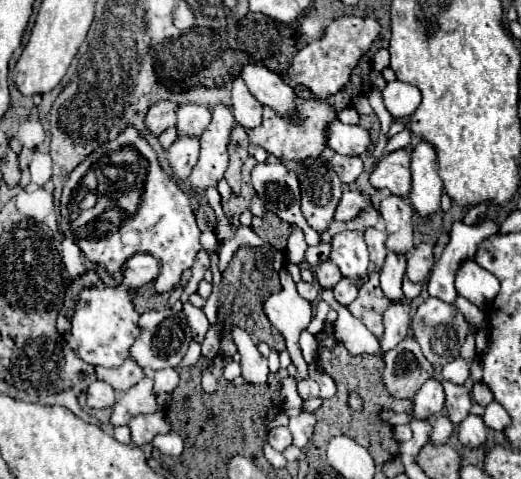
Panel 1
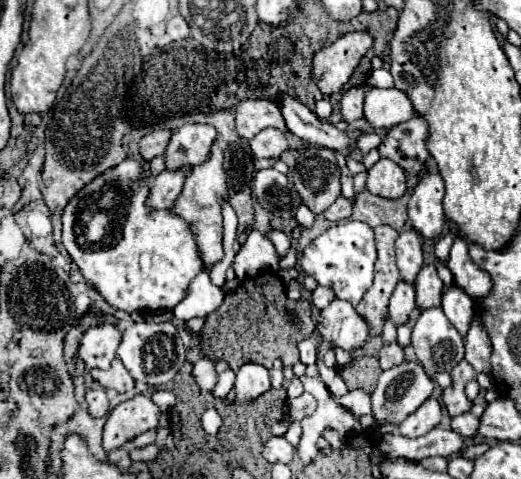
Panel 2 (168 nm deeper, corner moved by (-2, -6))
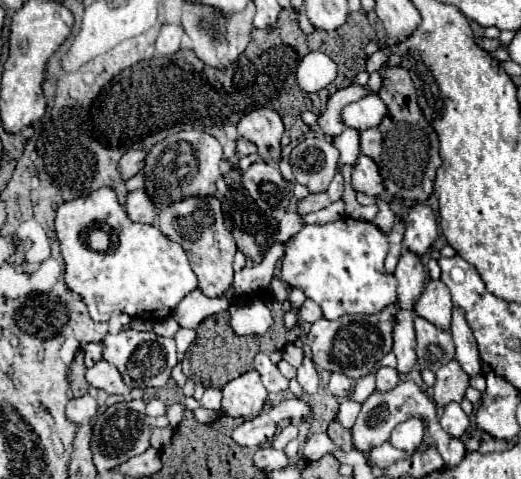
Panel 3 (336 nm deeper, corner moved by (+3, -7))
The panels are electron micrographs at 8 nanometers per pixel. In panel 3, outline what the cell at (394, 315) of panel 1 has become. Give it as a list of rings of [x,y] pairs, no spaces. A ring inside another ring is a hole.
[[[378,368],[376,372],[376,392],[390,392],[400,382],[400,376],[394,368]]]

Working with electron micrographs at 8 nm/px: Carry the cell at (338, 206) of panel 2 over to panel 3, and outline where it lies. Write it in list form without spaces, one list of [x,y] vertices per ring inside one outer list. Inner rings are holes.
[[[318,192],[318,194],[308,194],[304,200],[298,200],[296,202],[296,210],[298,214],[308,214],[308,212],[316,212],[316,210],[322,210],[330,204],[328,196],[324,192]]]

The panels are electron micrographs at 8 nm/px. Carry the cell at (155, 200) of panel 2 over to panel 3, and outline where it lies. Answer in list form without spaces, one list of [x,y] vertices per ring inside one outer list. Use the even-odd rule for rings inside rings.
[[[134,190],[128,194],[124,210],[128,212],[128,218],[132,222],[140,222],[140,224],[152,224],[156,220],[156,206],[150,200],[150,196],[144,190]]]

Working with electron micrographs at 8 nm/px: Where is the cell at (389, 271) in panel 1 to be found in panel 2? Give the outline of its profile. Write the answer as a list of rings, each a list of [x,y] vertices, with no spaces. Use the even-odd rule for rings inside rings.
[[[399,281],[393,295],[391,295],[391,303],[389,303],[389,315],[391,321],[395,325],[401,325],[407,321],[411,309],[415,307],[415,289],[411,283],[407,281]]]

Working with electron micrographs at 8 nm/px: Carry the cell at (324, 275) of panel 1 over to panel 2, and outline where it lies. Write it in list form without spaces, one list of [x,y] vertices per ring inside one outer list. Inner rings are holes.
[[[319,285],[319,287],[313,291],[313,295],[311,295],[311,303],[313,303],[317,309],[325,309],[333,299],[335,299],[333,291],[329,291],[329,287],[321,287],[321,285]]]

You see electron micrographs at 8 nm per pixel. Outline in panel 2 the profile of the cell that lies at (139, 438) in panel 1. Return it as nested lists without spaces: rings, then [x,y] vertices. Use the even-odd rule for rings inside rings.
[[[149,445],[149,447],[141,447],[141,449],[133,449],[129,455],[133,461],[151,461],[155,459],[159,453],[159,449],[155,445]]]

